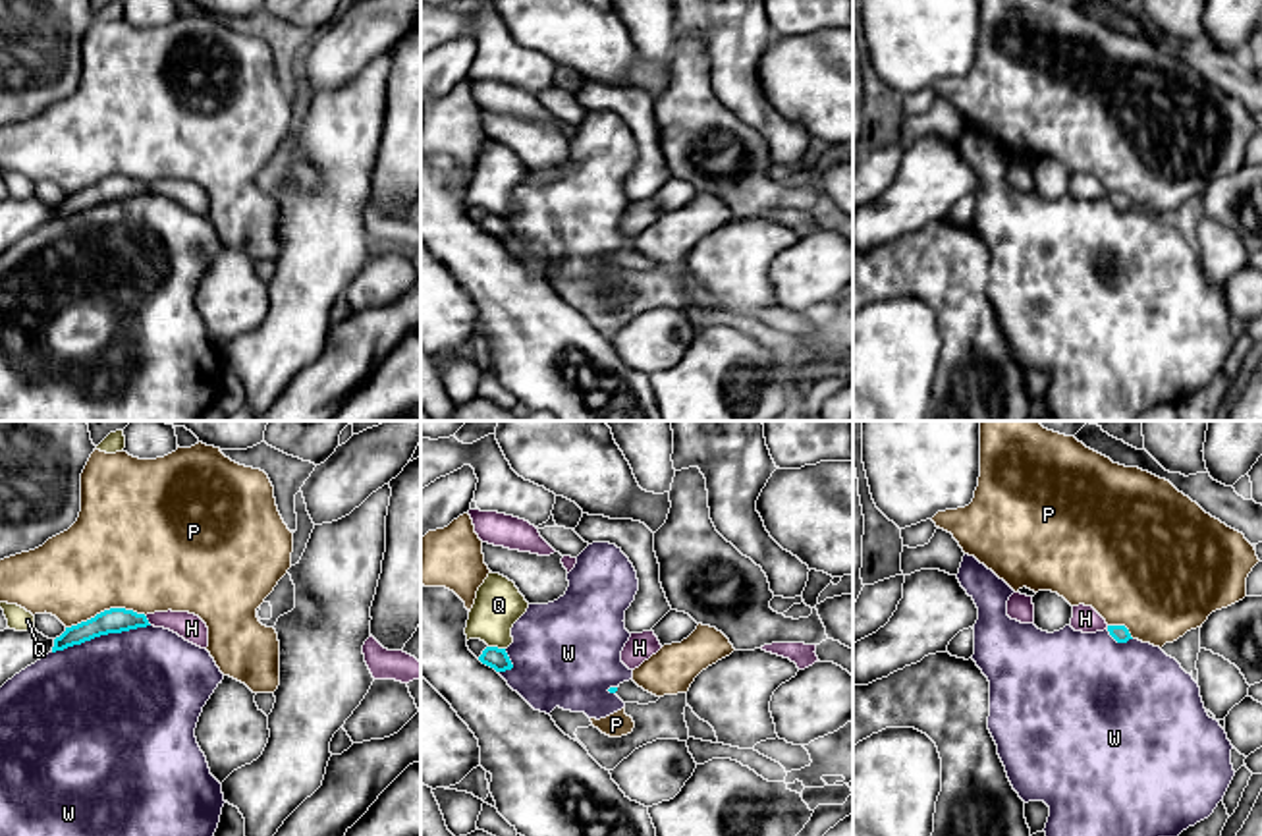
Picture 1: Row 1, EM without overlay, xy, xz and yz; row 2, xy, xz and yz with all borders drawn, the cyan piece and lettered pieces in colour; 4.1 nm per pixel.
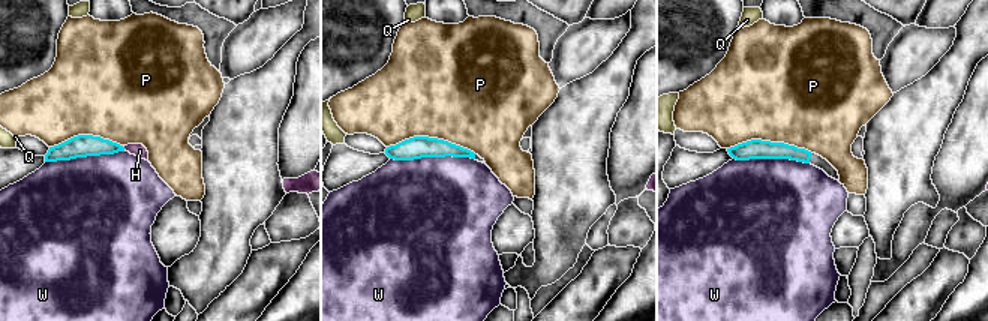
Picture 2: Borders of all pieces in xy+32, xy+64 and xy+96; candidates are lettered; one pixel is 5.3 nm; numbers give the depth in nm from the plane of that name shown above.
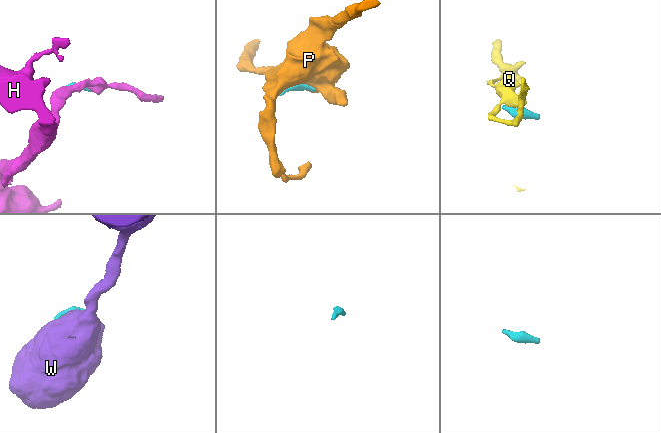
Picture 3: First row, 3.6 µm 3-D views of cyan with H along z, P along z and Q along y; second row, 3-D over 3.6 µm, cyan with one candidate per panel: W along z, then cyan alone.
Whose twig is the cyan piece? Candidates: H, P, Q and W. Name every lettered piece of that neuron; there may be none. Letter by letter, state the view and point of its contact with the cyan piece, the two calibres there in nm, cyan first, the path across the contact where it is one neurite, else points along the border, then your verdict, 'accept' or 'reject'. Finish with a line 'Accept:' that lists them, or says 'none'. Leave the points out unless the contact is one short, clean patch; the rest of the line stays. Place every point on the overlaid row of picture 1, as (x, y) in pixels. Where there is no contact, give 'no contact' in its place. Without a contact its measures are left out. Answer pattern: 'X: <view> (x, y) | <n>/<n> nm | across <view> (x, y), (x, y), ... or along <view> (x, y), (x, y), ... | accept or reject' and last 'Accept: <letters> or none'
H: xy (147, 620) | 110/110 nm | along xy (145, 616), (151, 624) | reject
P: xy (105, 611) | 110/460 nm | reject
Q: xz (496, 647) | 90/200 nm | along xz (489, 645), (504, 649) | reject
W: xy (101, 634) | 110/480 nm | reject
Accept: none

